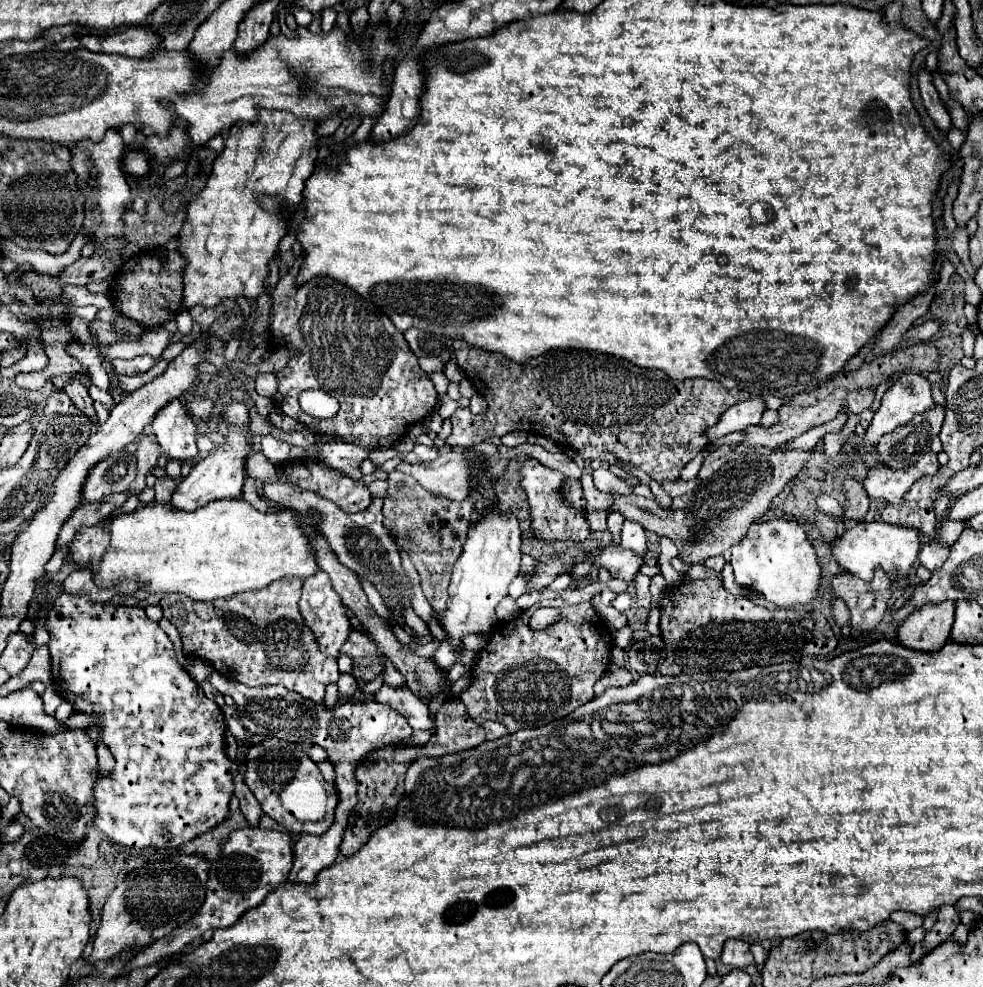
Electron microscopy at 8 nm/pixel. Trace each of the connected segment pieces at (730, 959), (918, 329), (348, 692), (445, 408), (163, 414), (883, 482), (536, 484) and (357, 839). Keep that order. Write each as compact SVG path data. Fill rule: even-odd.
M728 939L722 949L722 963L730 969L744 969L748 965L754 965L754 957L750 953L750 945L740 939Z
M926 321L926 323L922 323L922 325L912 327L912 329L906 333L906 337L908 337L908 339L916 339L916 341L928 341L938 329L940 329L940 323L936 323L936 321Z
M342 675L336 685L338 685L338 695L340 695L340 699L350 699L350 697L356 695L358 685L356 685L356 681L354 681L352 675Z
M447 394L441 395L438 398L437 411L438 414L443 418L450 418L450 414L454 413L458 408L468 407L470 400L462 397L459 401L450 399Z
M172 401L168 407L160 409L152 421L152 429L162 451L172 461L186 463L196 457L196 425L180 401Z
M928 451L918 459L918 463L906 469L890 469L884 463L872 465L864 479L864 489L874 499L884 499L888 503L900 503L916 479L926 475L936 475L940 469L936 453Z
M526 457L520 467L520 487L528 495L530 503L530 527L532 535L544 543L554 543L554 541L586 541L588 535L592 533L588 521L586 521L586 511L580 511L566 503L560 497L564 475L560 471L554 471L550 467L544 467L538 459Z
M388 745L380 747L372 753L368 753L362 763L356 767L354 777L358 781L358 803L348 815L348 827L344 829L344 837L340 843L340 855L352 855L356 853L364 843L368 843L370 835L384 827L384 823L390 823L396 813L396 805L404 797L404 775L408 771L408 765L422 757L422 747L404 747L404 745ZM372 759L372 771L364 771L364 763Z

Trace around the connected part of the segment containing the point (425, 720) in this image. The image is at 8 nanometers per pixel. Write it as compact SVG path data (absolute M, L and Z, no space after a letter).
M382 685L382 689L374 695L374 699L378 703L390 705L400 715L404 715L410 721L410 727L412 729L428 729L428 731L434 731L434 721L430 717L428 705L420 697L416 697L412 691L408 691L408 687L392 689L388 685Z

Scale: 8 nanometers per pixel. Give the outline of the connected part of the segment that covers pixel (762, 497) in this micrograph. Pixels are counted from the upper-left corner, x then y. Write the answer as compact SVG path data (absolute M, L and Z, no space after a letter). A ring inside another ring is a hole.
M820 445L810 451L790 449L770 455L752 453L734 459L732 463L720 467L720 471L716 471L712 477L700 481L692 493L674 499L674 507L670 511L661 511L654 500L646 497L622 497L622 495L614 495L614 509L610 511L620 511L626 519L640 523L644 529L670 537L680 549L678 559L686 567L692 567L704 563L714 555L724 555L724 551L728 551L734 543L738 543L746 535L748 527L768 511L770 501L782 491L782 487L792 477L798 475L798 471L808 461L810 453L818 449ZM694 531L702 531L704 539L692 539Z

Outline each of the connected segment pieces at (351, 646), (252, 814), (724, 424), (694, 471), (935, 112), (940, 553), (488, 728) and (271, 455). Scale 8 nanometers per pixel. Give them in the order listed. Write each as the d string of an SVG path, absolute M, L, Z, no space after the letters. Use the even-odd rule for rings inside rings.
M352 629L348 641L342 645L340 653L348 655L348 657L362 657L362 655L372 655L372 653L378 653L376 649L372 649L372 641L368 635L364 633L358 633Z
M236 775L234 785L236 785L236 791L234 791L234 793L236 793L236 797L240 799L240 811L244 813L246 823L248 823L250 827L256 827L258 821L260 821L260 817L262 817L262 807L260 807L260 803L256 801L256 797L252 795L252 791L250 791L248 785L244 783L242 775Z
M761 397L742 401L742 403L734 405L734 407L730 407L714 427L706 429L706 437L710 439L710 443L718 443L728 433L744 431L750 425L758 425L764 411L766 411L766 403Z
M698 453L698 455L682 469L682 479L686 479L686 481L688 481L688 479L694 479L694 477L698 475L698 471L700 471L706 455L708 455L708 453Z
M922 69L922 71L918 73L918 85L920 85L922 101L924 101L930 117L934 119L936 127L942 129L944 133L948 133L948 131L950 131L950 125L952 125L952 123L950 123L950 115L948 115L942 99L938 97L938 91L936 91L936 87L934 87L934 83L932 83L932 75L930 75L926 69Z
M936 540L932 543L929 541L922 547L918 555L918 562L933 572L938 567L942 567L942 563L946 563L948 555L950 555L950 547L944 547Z
M486 721L482 727L486 731L488 741L494 741L494 739L500 739L500 737L508 735L508 729L504 725L500 725L500 723L494 723L494 721Z
M266 435L266 437L262 437L262 453L266 455L266 459L268 459L272 465L278 465L278 463L288 461L290 447L288 447L286 443L282 443L280 439L274 439L274 437Z

